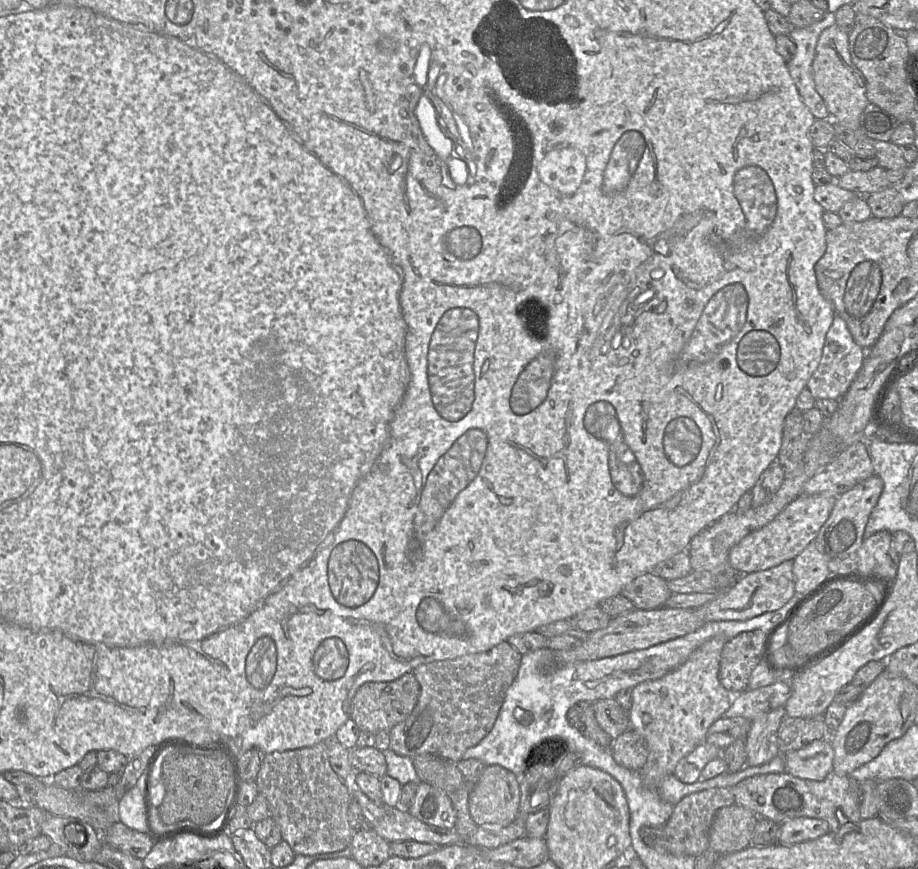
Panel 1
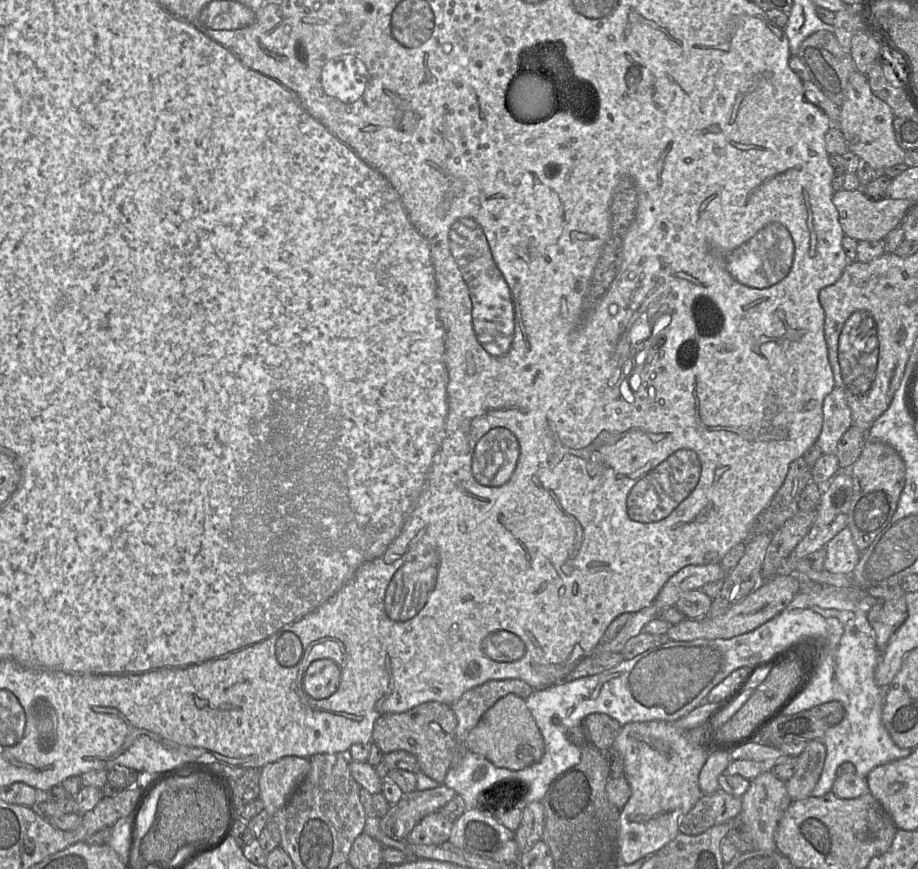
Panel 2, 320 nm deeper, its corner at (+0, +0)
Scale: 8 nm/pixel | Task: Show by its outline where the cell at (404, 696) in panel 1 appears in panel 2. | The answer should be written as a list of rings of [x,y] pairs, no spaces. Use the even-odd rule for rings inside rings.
[[[437,701],[423,703],[403,713],[384,714],[374,723],[372,743],[379,746],[384,754],[404,750],[413,754],[419,764],[420,771],[439,784],[444,783],[447,772],[452,768],[452,761],[457,753],[456,740],[457,719],[451,707]]]

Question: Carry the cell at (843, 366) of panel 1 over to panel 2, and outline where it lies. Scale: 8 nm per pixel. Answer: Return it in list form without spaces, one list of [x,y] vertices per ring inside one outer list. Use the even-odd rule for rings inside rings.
[[[835,386],[822,406],[823,424],[816,444],[823,454],[835,455],[843,434],[852,426],[852,413],[842,389]]]

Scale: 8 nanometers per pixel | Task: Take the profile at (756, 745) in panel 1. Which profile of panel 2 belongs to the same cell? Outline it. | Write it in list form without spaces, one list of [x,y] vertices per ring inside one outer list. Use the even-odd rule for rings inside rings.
[[[770,771],[765,772],[750,781],[750,786],[741,797],[741,812],[739,817],[744,822],[751,835],[754,850],[775,851],[775,833],[784,812],[792,803],[786,784],[777,779]]]

